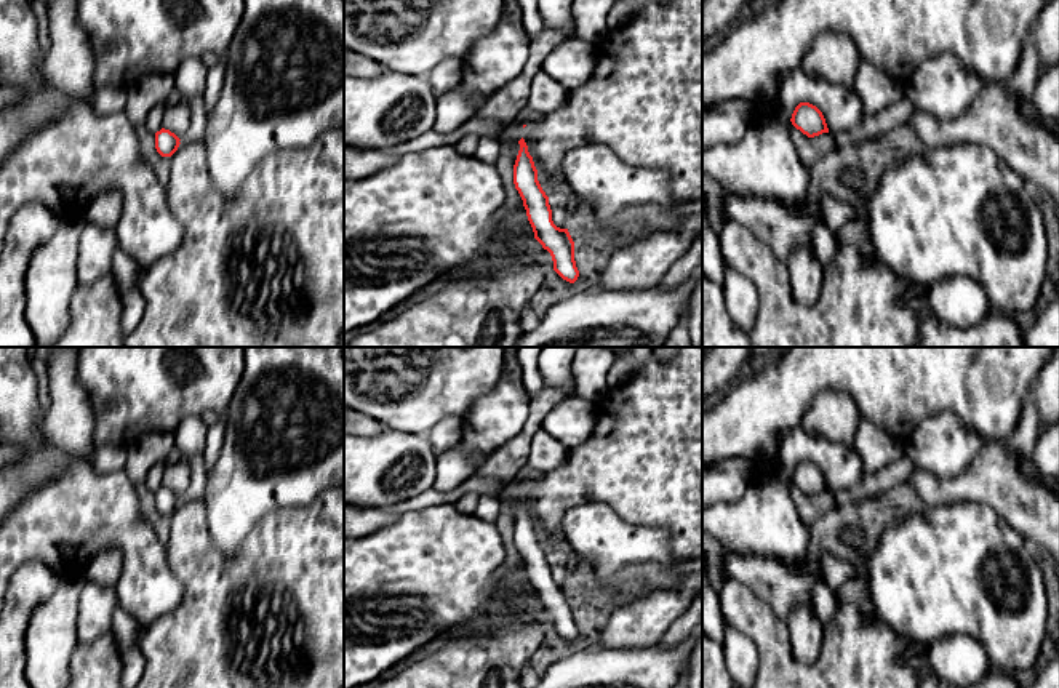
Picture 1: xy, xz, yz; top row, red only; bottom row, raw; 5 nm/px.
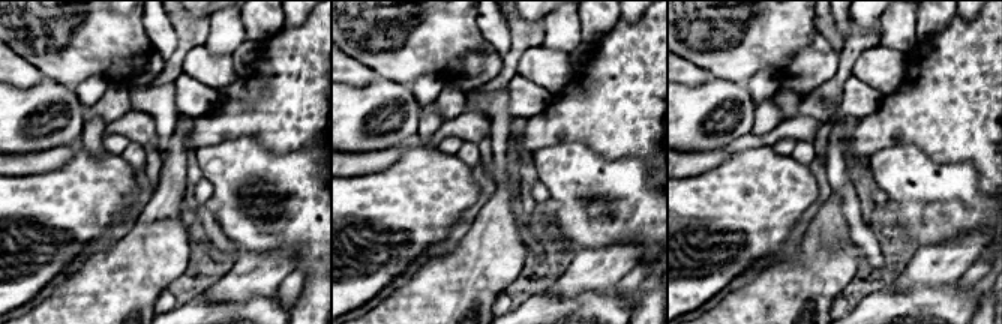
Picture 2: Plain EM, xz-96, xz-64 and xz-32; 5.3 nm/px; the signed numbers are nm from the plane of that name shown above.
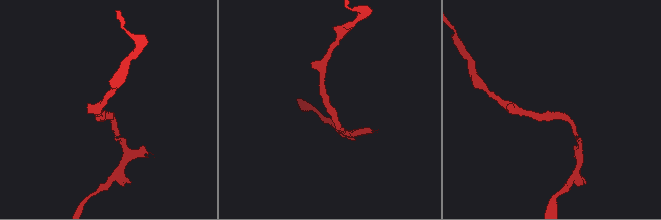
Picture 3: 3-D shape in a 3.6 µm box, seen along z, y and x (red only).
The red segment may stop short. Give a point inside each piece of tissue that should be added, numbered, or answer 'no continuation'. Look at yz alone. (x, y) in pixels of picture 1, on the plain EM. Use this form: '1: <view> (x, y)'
no continuation

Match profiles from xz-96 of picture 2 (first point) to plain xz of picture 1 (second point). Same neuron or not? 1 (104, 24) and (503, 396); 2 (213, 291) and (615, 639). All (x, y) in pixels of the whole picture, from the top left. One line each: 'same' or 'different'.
1: different
2: same

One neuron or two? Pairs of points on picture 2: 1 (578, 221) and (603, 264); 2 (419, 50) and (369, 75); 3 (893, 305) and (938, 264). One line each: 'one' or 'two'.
1: two
2: two
3: two

